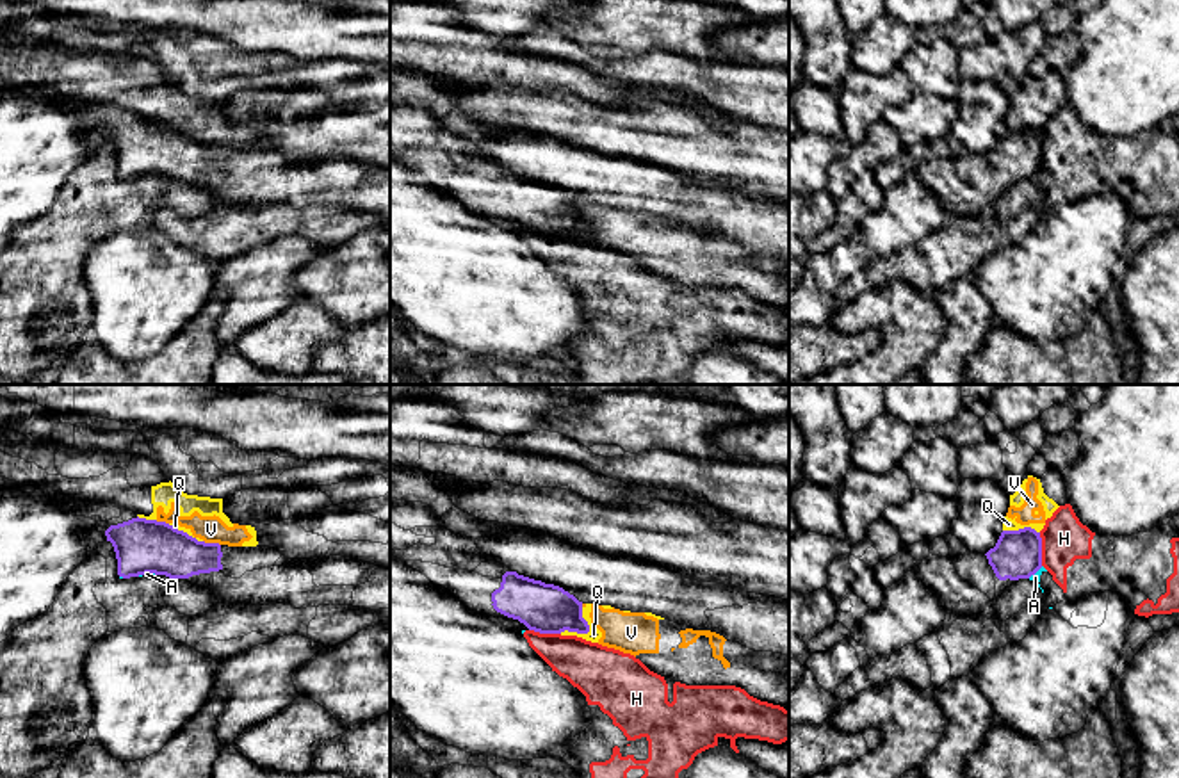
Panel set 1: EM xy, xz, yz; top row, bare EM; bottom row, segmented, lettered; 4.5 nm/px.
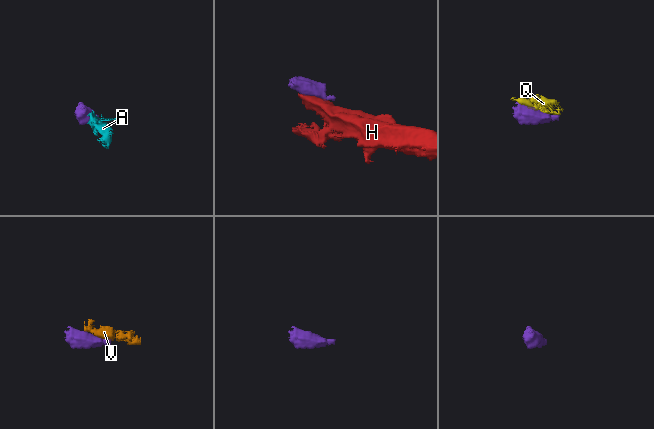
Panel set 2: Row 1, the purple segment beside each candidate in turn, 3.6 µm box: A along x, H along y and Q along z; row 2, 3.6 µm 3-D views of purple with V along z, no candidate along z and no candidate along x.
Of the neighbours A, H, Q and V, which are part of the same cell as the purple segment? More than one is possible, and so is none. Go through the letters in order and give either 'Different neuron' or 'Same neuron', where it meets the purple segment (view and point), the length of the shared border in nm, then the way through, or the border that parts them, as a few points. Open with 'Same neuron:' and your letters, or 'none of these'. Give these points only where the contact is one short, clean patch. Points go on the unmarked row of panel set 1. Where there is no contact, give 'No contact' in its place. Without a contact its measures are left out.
Same neuron: none of these
A: Different neuron. Touches purple at yz (1035, 173). Shared border 90 nm. Boundary: yz (1042, 168), (1028, 178)
H: Different neuron. Touches purple at yz (1040, 150). Shared border 150 nm. Boundary: yz (1039, 134), (1042, 166)
Q: Different neuron. Touches purple at xz (585, 234). Shared border 160 nm
V: Different neuron. Touches purple at xy (212, 145). Shared border 80 nm. Boundary: xy (203, 141), (219, 146)

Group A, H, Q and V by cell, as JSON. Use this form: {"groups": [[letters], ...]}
{"groups": [["A", "H"], ["Q", "V"]]}

